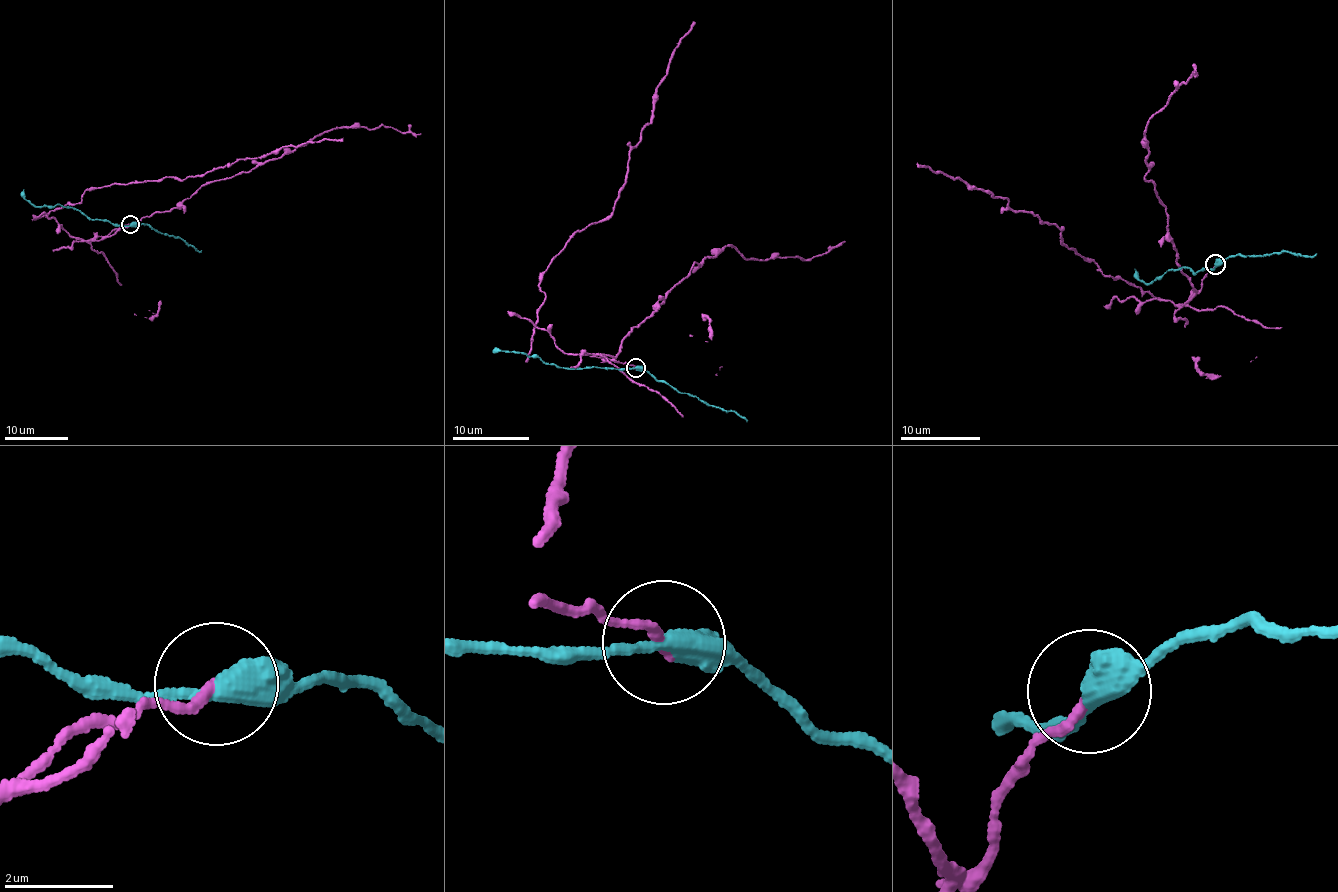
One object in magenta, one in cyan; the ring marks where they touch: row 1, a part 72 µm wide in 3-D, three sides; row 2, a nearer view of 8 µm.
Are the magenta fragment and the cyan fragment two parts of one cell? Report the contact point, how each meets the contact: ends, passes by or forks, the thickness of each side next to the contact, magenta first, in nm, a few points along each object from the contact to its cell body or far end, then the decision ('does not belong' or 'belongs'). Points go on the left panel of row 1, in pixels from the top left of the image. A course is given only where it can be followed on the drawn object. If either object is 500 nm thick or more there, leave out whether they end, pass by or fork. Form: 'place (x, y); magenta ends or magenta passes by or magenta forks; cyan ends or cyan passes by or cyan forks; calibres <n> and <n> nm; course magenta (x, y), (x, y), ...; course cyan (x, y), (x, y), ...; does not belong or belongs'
place (130, 224); magenta ends; cyan passes by; calibres 190 and 380 nm; course magenta (130, 225), (106, 236), (71, 238), (56, 210), (80, 203), (85, 190), (181, 180), (282, 146), (343, 138); course cyan (130, 225), (89, 219), (73, 208), (56, 204), (32, 206), (24, 197), (24, 188); does not belong

